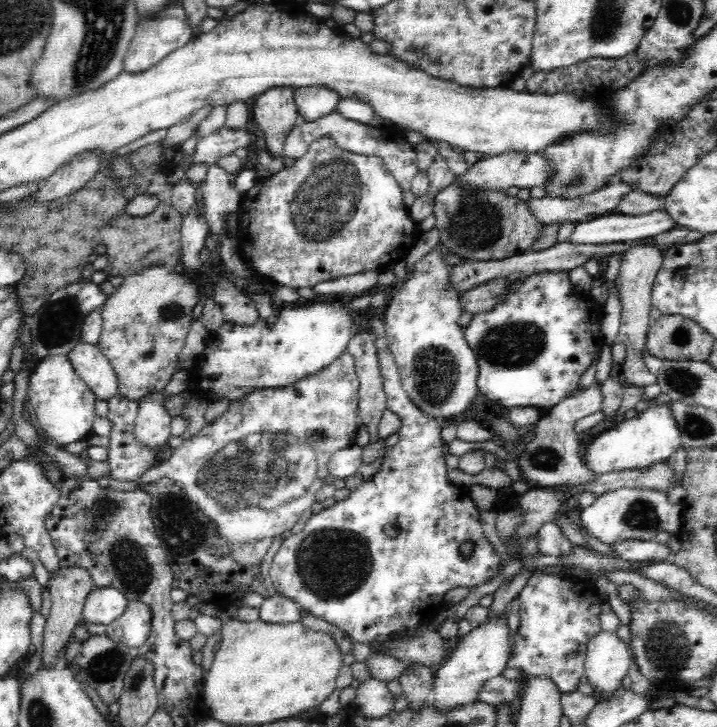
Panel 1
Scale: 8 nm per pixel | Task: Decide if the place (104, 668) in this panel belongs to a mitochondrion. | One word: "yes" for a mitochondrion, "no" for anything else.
yes

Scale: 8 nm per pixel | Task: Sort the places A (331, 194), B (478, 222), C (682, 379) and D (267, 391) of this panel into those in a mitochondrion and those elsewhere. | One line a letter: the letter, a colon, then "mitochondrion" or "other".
A: mitochondrion
B: mitochondrion
C: mitochondrion
D: other

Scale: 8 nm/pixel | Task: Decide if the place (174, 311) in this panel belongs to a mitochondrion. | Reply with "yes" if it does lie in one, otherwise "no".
yes

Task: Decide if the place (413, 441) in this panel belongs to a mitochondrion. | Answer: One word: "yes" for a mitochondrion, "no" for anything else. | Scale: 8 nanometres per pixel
no

